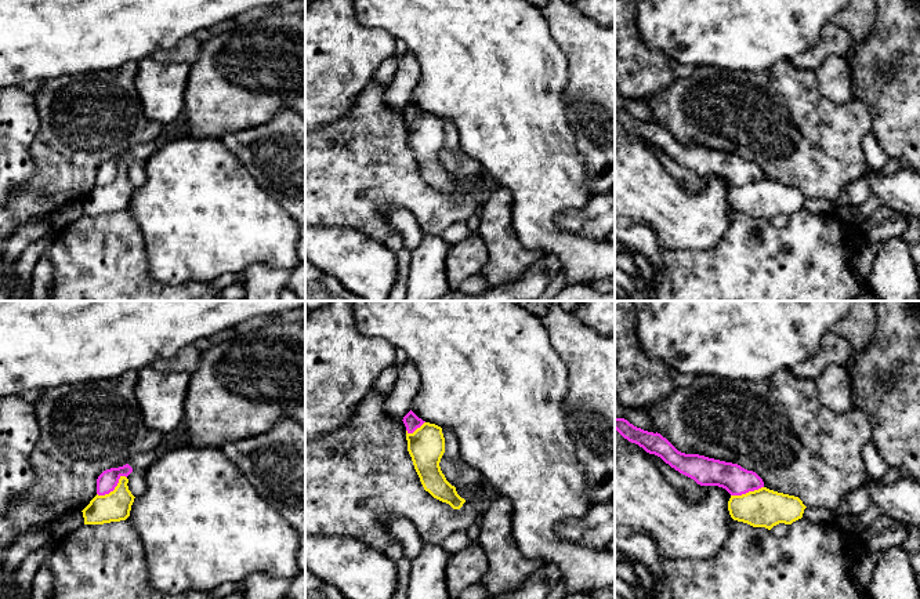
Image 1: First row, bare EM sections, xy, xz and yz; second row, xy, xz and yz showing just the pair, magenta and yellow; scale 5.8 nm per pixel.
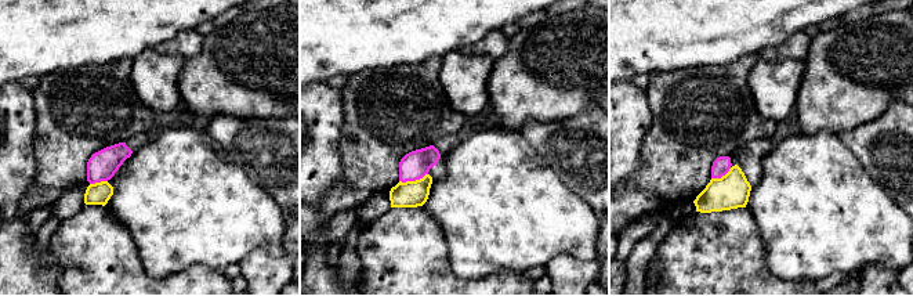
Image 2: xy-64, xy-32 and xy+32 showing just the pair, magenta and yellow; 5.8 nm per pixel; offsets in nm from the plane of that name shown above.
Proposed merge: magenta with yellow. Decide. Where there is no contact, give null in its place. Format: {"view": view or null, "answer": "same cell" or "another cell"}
{"view": "xy", "answer": "another cell"}

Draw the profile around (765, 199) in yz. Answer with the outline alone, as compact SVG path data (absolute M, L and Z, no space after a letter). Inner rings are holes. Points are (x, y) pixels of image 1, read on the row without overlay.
M767 178L731 186L728 192L728 202L734 211L768 221L779 214L792 215L801 210L805 199L798 188Z

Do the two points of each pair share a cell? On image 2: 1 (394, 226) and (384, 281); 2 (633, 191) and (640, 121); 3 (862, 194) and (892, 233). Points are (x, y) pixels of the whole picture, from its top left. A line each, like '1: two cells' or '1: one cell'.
1: one cell
2: two cells
3: one cell

